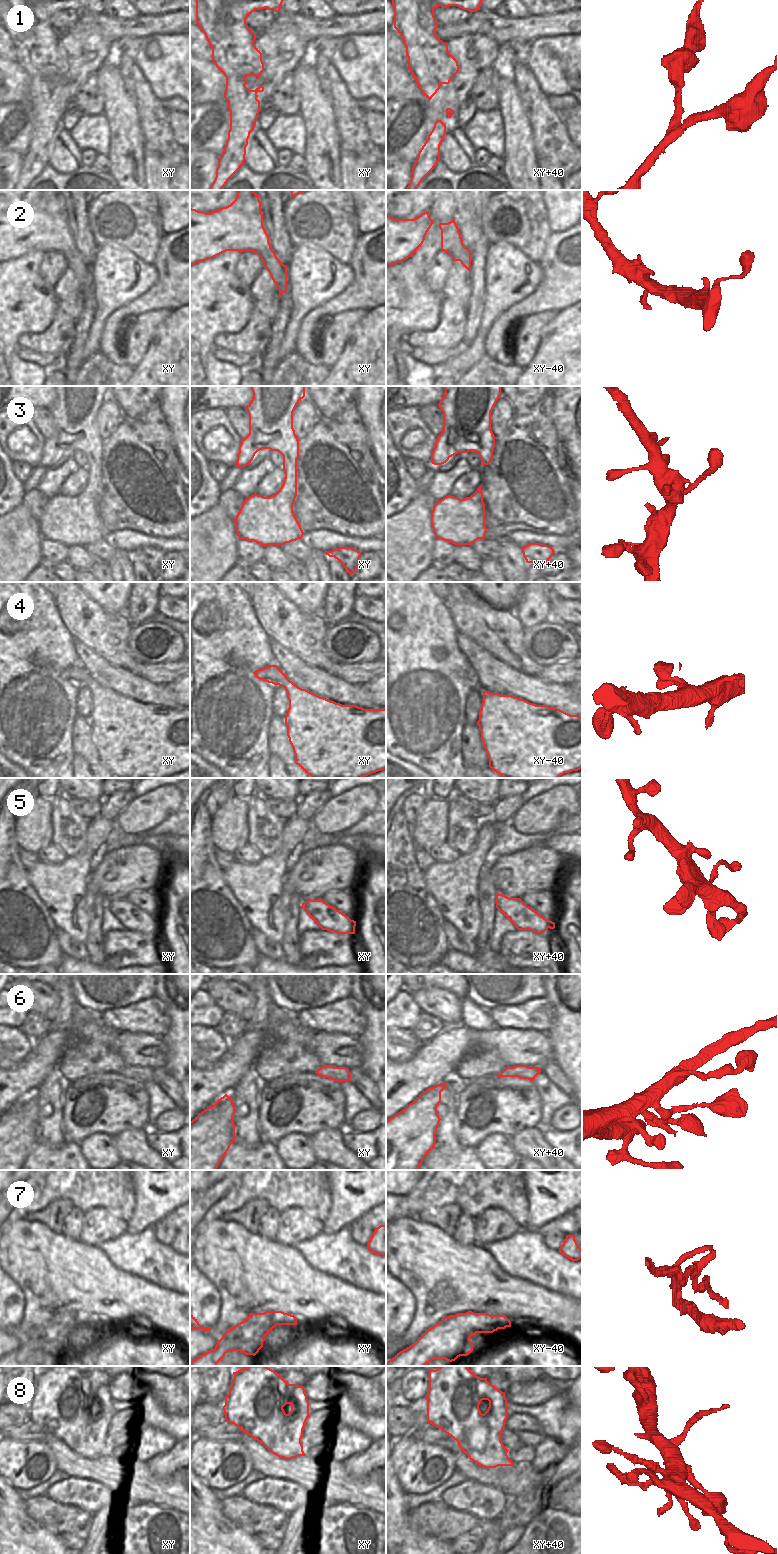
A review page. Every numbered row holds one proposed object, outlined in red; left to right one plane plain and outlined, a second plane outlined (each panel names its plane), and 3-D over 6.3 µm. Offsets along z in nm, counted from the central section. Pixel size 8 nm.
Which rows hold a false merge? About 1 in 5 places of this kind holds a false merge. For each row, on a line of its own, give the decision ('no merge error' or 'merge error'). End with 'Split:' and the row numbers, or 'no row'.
1: no merge error
2: no merge error
3: no merge error
4: no merge error
5: no merge error
6: no merge error
7: merge error
8: no merge error
Split: 7

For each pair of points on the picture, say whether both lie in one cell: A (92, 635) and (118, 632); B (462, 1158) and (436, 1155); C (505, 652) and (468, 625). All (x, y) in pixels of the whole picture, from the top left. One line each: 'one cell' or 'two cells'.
A: one cell
B: one cell
C: one cell

